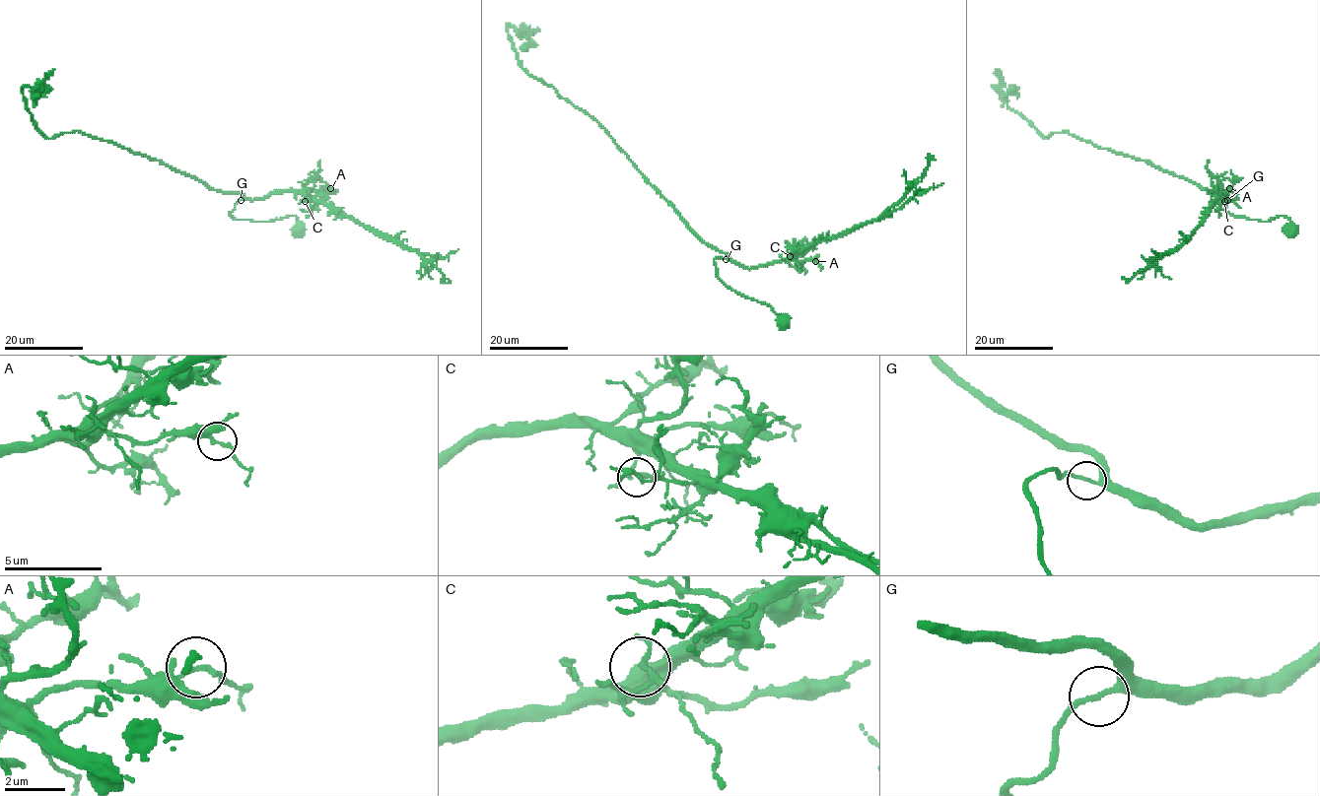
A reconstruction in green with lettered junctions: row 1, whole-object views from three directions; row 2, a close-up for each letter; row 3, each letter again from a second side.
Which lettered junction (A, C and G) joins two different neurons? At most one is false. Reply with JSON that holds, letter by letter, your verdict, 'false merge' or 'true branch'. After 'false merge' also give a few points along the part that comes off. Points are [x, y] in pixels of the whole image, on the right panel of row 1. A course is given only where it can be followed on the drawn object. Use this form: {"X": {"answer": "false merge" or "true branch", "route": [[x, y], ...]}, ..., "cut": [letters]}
{"A": {"answer": "true branch"}, "C": {"answer": "true branch"}, "G": {"answer": "true branch"}, "cut": []}

